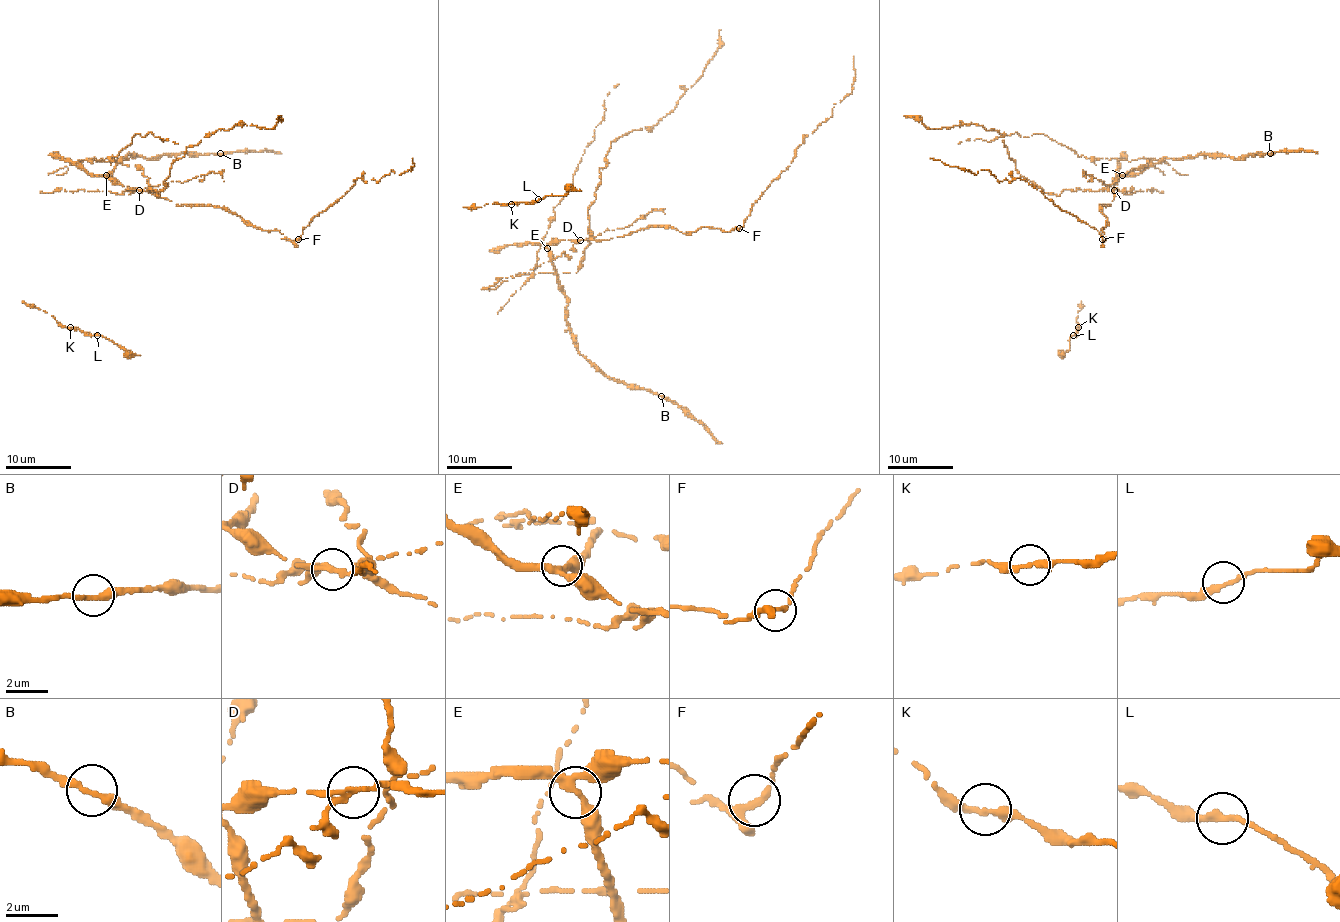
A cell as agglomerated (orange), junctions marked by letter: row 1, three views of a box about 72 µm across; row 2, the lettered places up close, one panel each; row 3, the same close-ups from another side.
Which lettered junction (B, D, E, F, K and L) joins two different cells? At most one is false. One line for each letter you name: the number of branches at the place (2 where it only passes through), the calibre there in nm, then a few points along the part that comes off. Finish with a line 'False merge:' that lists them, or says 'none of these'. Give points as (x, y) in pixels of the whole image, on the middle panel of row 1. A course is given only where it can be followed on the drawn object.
D: branches 3; calibre 200 nm; course (579, 240), (589, 235), (576, 273), (534, 273), (553, 209), (571, 187), (604, 115), (607, 94), (619, 84)
False merge: D

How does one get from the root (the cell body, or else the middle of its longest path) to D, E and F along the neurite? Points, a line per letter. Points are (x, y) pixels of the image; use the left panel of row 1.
D: (168, 199), (156, 198), (147, 189), (138, 189)
E: (168, 199), (156, 198), (147, 189), (138, 191), (114, 184), (106, 175)
F: (168, 199), (179, 206), (227, 207), (261, 230), (278, 230), (291, 240), (298, 239)

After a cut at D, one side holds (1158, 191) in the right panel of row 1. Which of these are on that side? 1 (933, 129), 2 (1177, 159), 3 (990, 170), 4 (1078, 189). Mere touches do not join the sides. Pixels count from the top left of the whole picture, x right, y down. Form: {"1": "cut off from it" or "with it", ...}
{"1": "with it", "2": "cut off from it", "3": "cut off from it", "4": "with it"}

